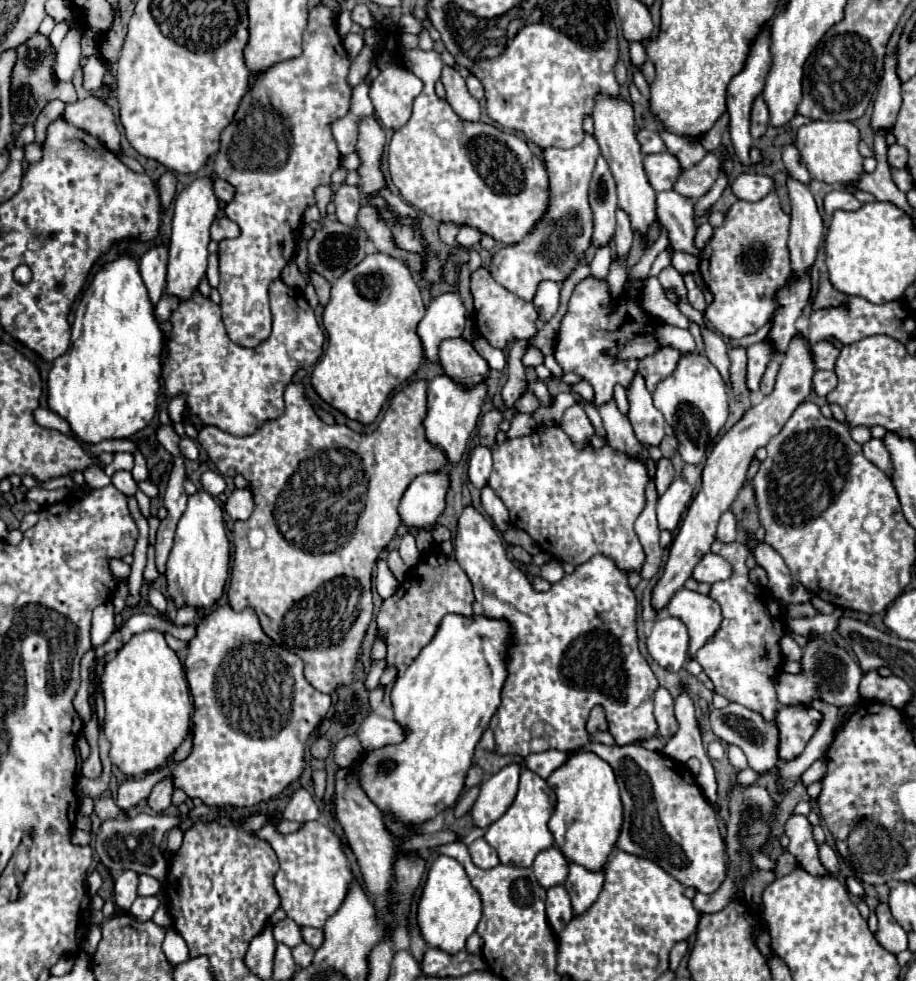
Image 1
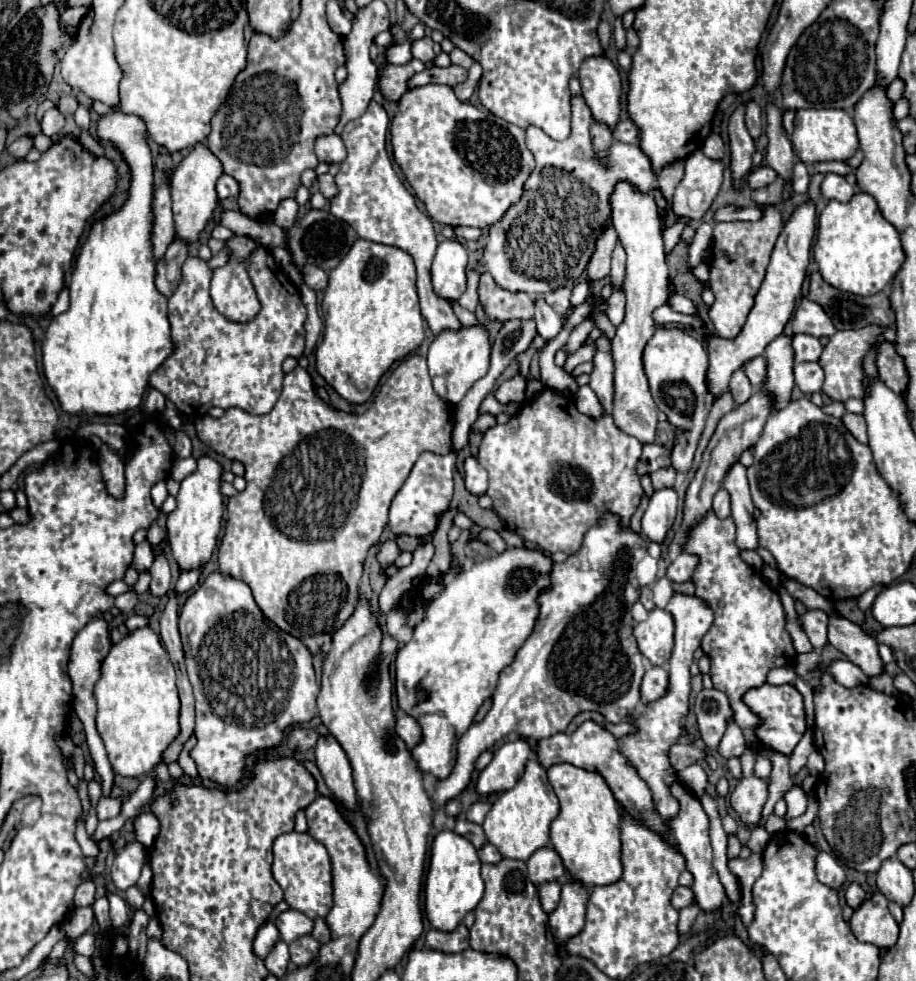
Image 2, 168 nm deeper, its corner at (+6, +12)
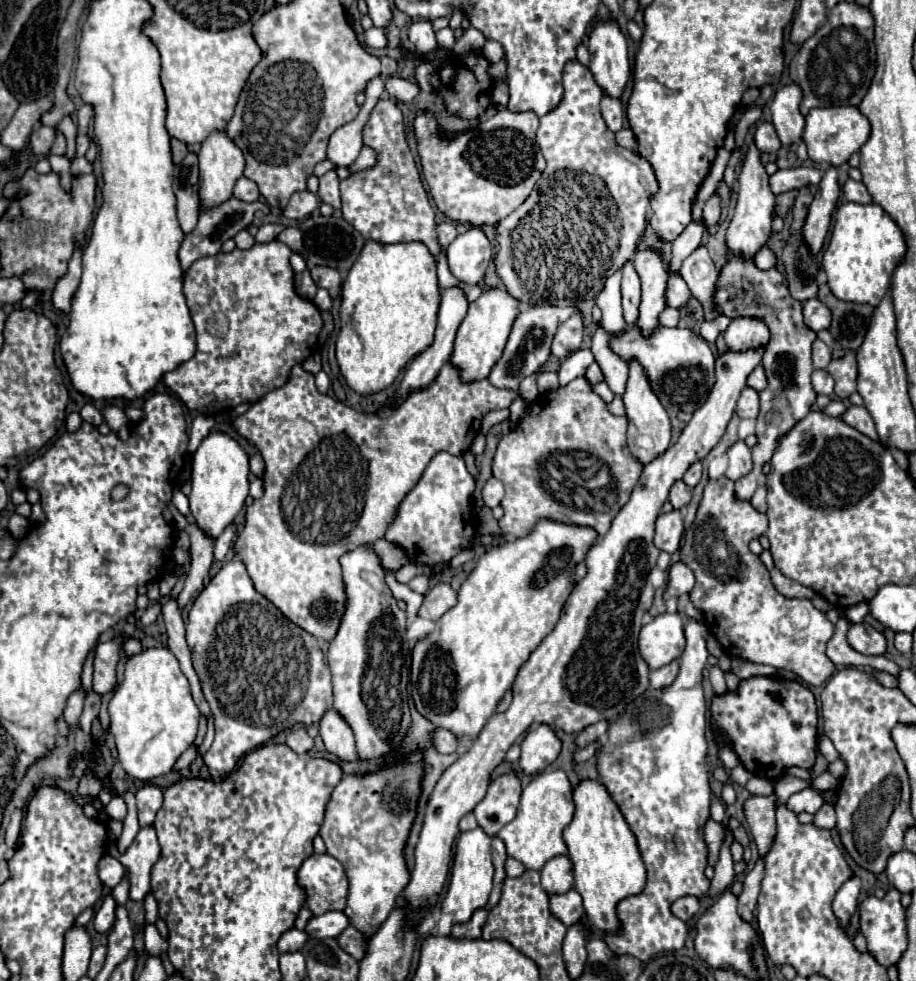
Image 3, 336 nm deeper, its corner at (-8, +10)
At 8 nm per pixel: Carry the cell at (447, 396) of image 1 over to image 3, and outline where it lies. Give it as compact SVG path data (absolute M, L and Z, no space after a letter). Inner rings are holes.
M488 286L482 290L480 298L470 304L470 310L456 334L454 354L452 354L452 364L460 368L462 380L466 380L466 382L482 380L490 374L492 366L496 364L496 360L500 358L500 354L506 346L510 328L518 316L518 306L520 306L520 302L516 298L512 298L506 290L488 288Z

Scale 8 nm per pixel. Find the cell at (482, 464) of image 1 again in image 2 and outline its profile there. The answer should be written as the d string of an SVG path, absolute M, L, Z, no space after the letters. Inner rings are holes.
M468 456L464 460L464 480L466 480L468 492L472 492L476 496L480 496L480 494L486 492L486 488L488 488L488 472L478 462L476 456Z

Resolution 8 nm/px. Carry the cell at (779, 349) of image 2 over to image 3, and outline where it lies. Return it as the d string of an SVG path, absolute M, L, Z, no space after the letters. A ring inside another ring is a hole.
M750 144L742 172L738 176L738 202L734 208L734 216L726 230L726 248L728 248L728 262L720 270L718 282L716 282L716 294L714 294L714 312L726 314L728 318L756 318L766 322L770 330L770 342L766 346L766 352L762 356L762 366L768 378L768 386L758 392L760 396L760 414L756 420L756 446L752 448L752 462L754 468L744 478L736 480L736 496L742 500L750 500L758 480L762 476L762 466L770 462L774 450L778 448L780 438L792 430L806 414L810 412L816 392L810 384L812 376L812 360L810 360L810 348L816 340L816 334L804 324L802 320L802 304L792 300L792 296L786 290L784 276L776 270L760 270L754 264L756 252L766 244L770 236L772 216L774 216L774 194L768 186L768 174L764 166L760 164L760 152L756 150L756 144ZM750 274L772 274L768 276L768 282L752 282Z

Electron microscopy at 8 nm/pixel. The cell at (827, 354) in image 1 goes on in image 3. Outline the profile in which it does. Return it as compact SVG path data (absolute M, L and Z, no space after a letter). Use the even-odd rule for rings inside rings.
M816 338L816 342L812 344L812 362L814 362L814 368L826 368L832 360L832 354L830 354L830 348Z

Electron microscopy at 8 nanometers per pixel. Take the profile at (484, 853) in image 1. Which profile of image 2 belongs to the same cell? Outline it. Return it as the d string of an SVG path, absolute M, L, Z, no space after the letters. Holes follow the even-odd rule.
M488 842L488 844L484 844L482 848L478 848L478 856L480 856L480 860L482 862L490 862L490 864L496 864L498 860L502 860L502 856L500 856L500 852Z

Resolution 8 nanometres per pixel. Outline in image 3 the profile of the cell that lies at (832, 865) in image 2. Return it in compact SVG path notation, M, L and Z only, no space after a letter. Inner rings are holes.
M852 876L848 882L844 882L844 886L838 890L832 902L834 916L842 930L848 930L850 926L850 918L854 916L856 906L858 906L858 894L860 894L860 880L858 876Z

